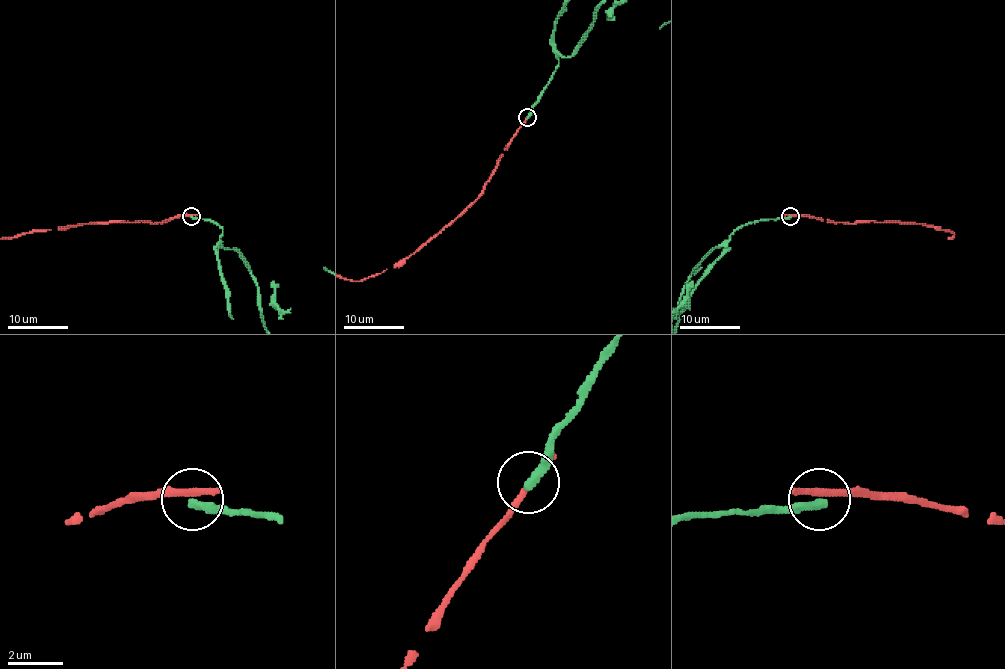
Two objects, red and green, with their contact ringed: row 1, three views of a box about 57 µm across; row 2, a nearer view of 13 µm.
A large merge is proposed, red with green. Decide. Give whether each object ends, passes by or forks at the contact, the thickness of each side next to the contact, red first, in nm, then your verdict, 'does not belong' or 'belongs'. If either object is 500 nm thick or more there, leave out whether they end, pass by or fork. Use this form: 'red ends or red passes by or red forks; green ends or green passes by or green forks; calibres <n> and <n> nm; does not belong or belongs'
red passes by; green ends; calibres 220 and 320 nm; does not belong

